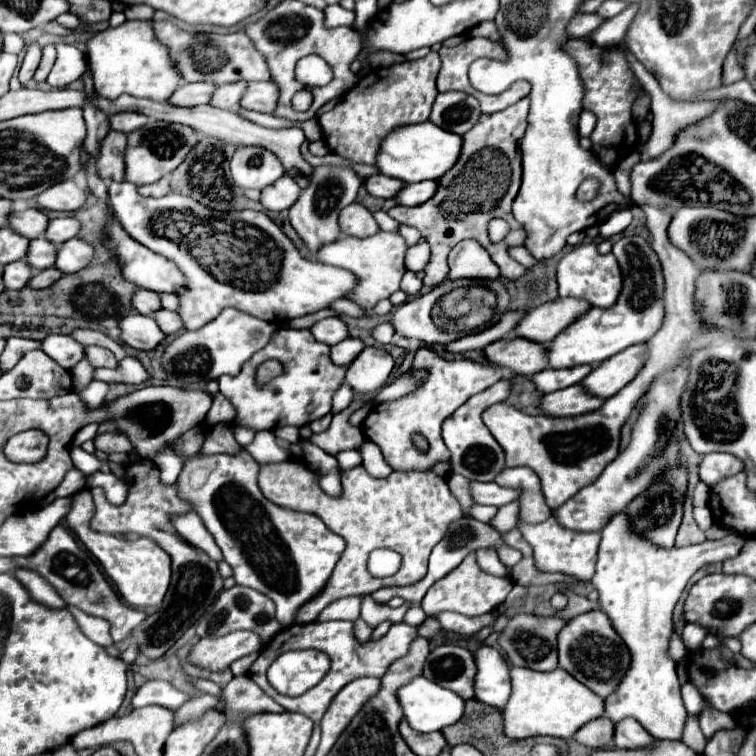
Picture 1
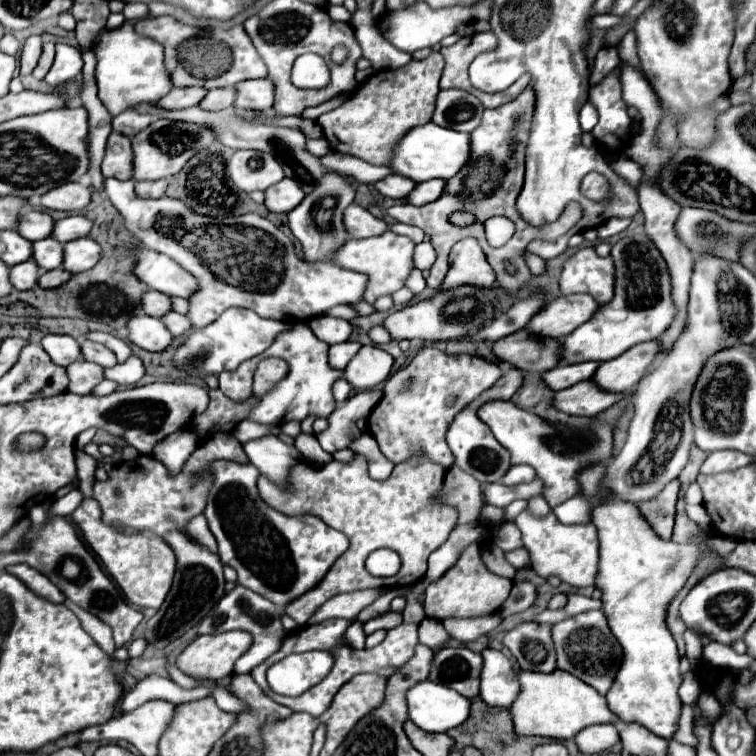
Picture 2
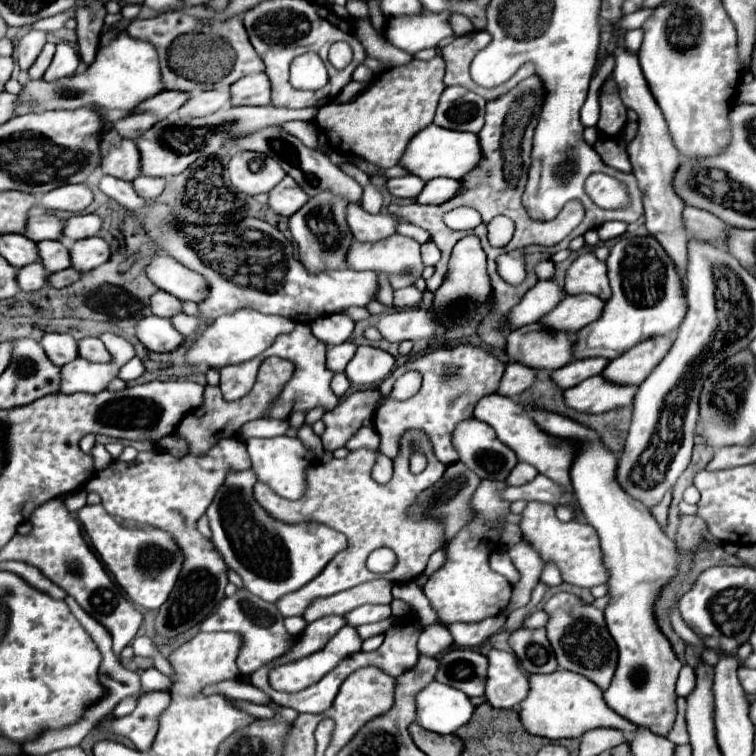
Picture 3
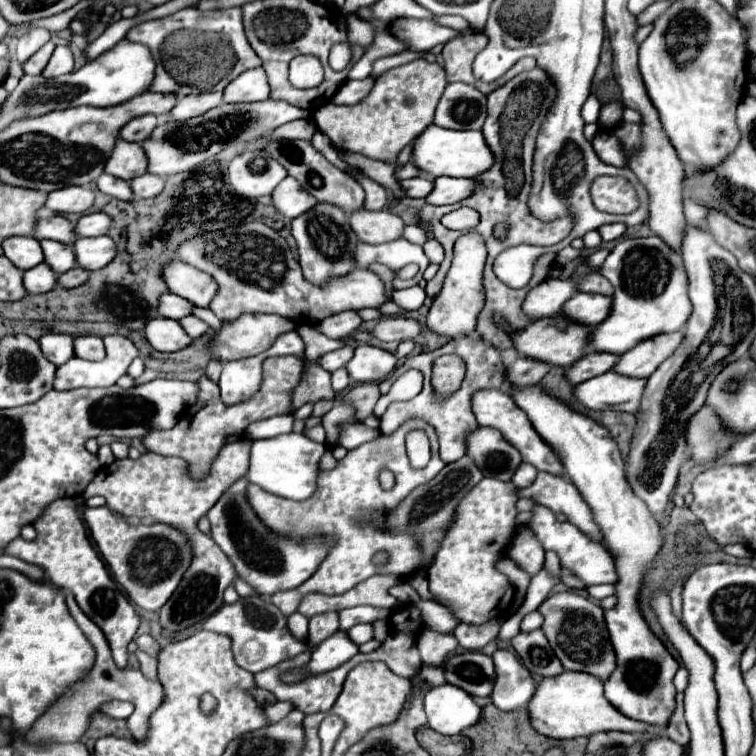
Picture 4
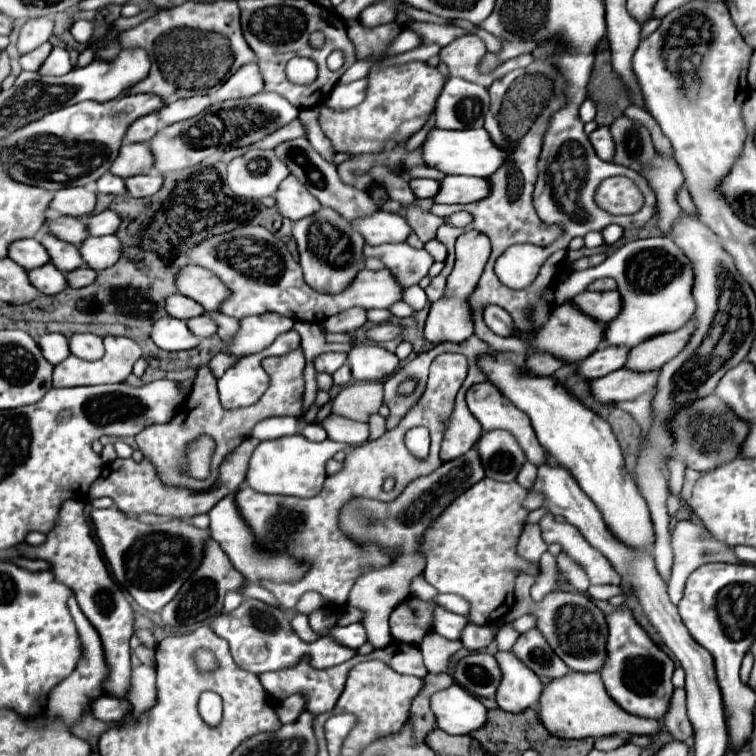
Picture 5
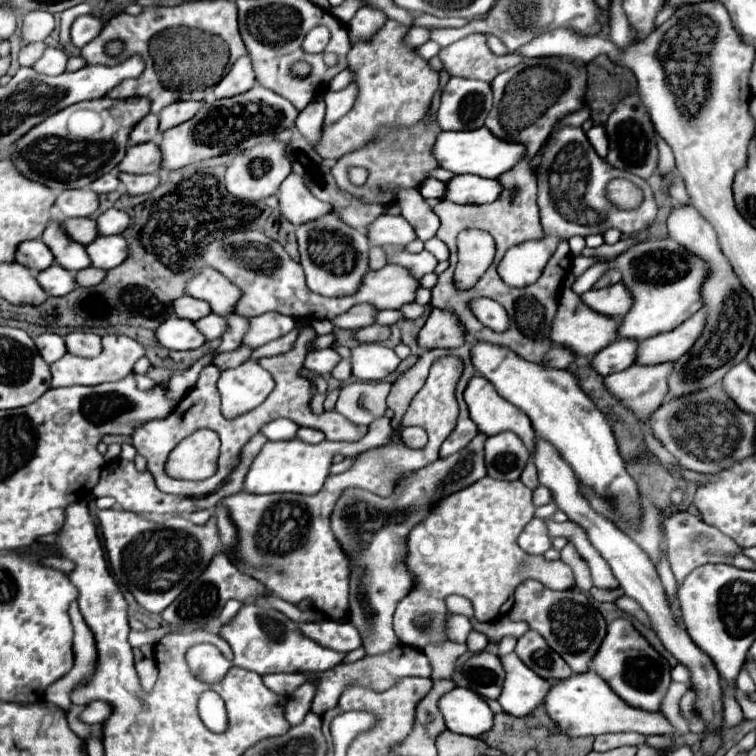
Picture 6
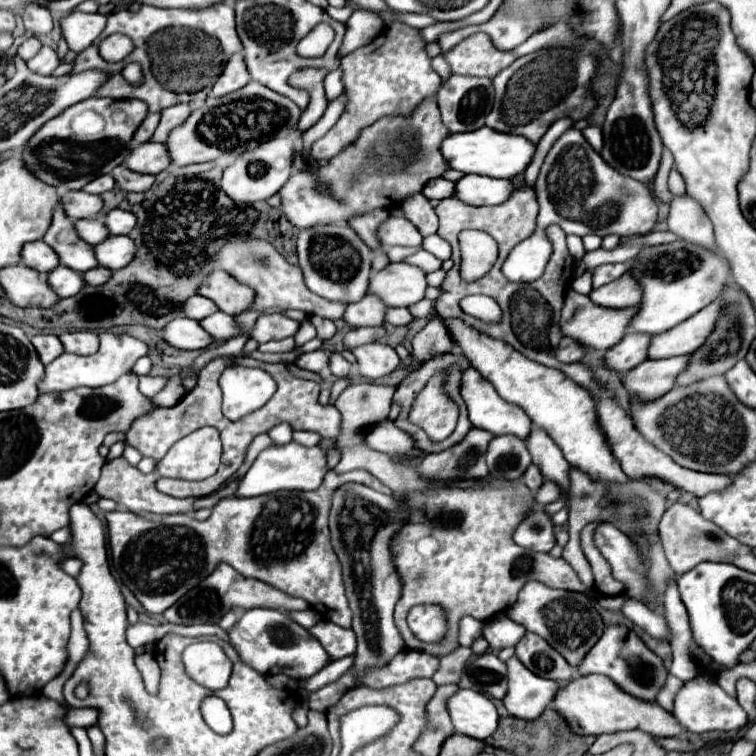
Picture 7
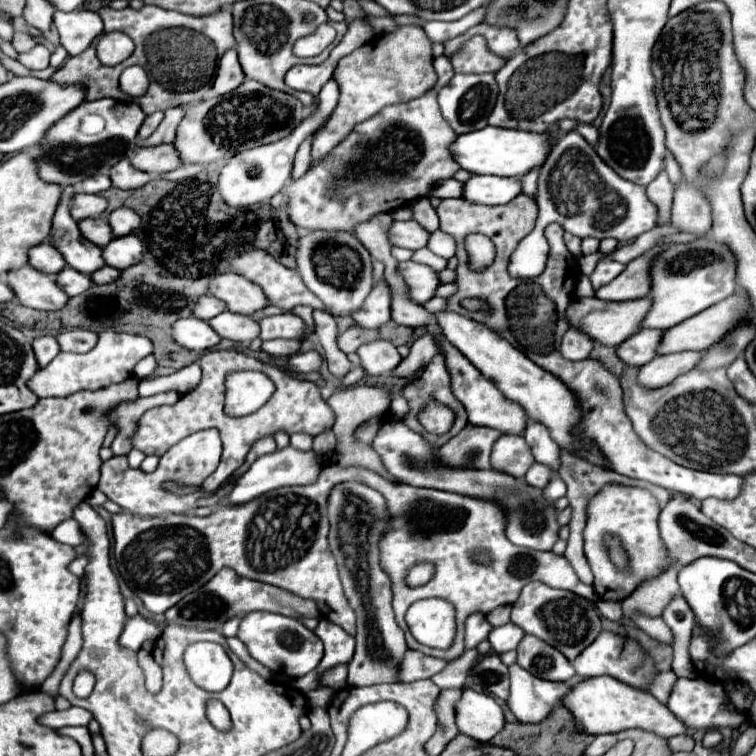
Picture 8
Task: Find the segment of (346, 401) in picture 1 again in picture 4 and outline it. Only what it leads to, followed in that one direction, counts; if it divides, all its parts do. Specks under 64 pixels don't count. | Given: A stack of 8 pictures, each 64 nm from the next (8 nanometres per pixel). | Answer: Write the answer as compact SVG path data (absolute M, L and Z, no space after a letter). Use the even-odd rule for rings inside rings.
M342 368L338 372L332 372L332 388L336 392L344 392L348 386L350 386L350 378L348 378L346 368Z

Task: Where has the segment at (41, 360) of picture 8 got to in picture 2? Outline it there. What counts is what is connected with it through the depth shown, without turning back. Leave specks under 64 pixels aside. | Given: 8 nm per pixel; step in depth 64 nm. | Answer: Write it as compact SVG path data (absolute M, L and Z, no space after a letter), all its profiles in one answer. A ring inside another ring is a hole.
M48 334L42 338L42 348L48 352L48 356L58 366L70 366L72 362L82 358L80 342L72 336L60 336L60 334Z

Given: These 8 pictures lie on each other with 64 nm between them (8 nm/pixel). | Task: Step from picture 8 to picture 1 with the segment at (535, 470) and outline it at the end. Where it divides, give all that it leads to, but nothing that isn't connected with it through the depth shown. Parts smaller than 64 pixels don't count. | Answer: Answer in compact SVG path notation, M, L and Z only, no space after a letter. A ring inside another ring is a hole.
M504 468L494 482L502 488L520 490L520 514L518 520L524 524L538 524L552 516L552 510L546 506L540 478L530 468Z

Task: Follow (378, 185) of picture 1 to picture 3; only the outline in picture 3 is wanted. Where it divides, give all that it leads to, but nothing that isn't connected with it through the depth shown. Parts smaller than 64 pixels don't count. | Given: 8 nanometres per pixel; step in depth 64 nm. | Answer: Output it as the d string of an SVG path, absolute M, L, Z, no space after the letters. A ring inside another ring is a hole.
M400 176L400 178L386 180L386 190L394 198L414 198L418 190L422 190L422 186L424 186L424 180L414 176Z

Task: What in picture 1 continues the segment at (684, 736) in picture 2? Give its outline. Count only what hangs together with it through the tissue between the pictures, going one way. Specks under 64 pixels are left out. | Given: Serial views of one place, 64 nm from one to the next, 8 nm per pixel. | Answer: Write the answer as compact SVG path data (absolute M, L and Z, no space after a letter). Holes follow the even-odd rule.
M688 716L688 722L686 722L686 728L684 728L684 734L682 734L682 742L686 742L692 750L696 750L698 754L702 754L704 746L706 746L706 738L702 736L700 728L698 728L698 720L696 718L690 718Z

